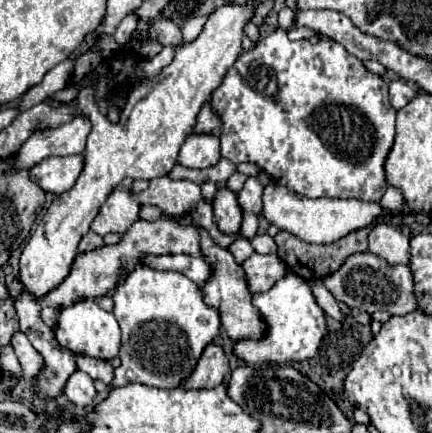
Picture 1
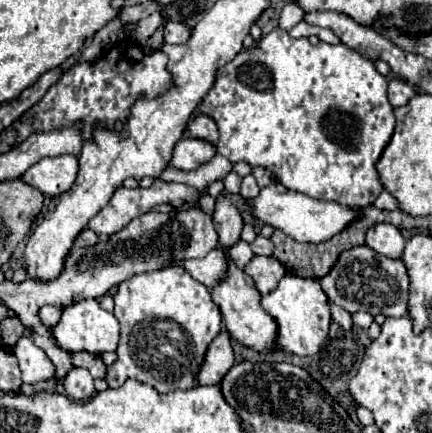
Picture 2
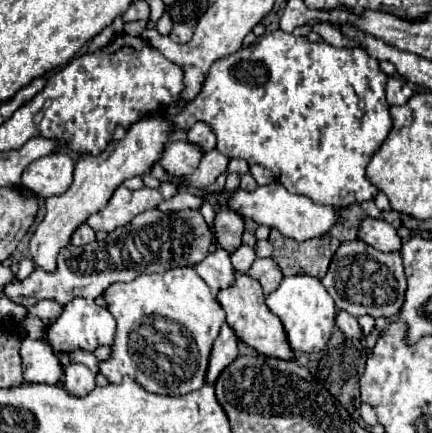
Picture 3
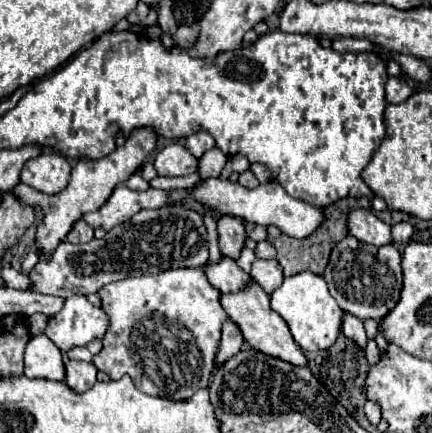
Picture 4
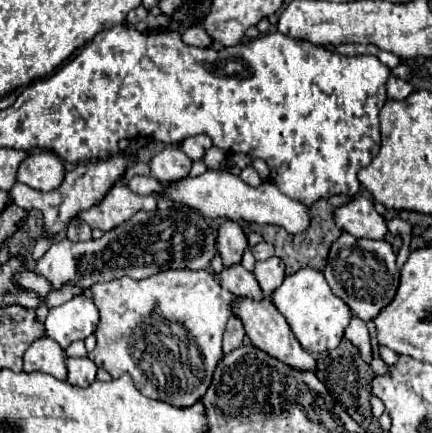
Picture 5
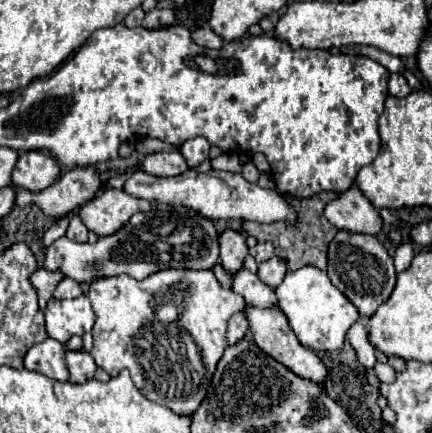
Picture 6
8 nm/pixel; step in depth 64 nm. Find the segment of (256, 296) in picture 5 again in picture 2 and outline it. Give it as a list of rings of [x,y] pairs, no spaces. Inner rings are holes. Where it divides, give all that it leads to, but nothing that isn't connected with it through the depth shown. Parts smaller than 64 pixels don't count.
[[[214,248],[206,258],[182,260],[180,266],[186,272],[190,272],[190,276],[194,276],[198,282],[206,284],[208,288],[214,288],[218,282],[222,282],[226,278],[226,268],[228,268],[226,250]]]

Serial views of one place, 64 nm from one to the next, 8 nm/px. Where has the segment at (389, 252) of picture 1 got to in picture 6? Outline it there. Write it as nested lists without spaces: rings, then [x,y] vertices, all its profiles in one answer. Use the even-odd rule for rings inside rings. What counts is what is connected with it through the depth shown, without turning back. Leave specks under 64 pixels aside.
[[[356,186],[342,192],[336,200],[330,200],[324,206],[324,216],[328,216],[338,230],[376,234],[382,228],[380,214]]]

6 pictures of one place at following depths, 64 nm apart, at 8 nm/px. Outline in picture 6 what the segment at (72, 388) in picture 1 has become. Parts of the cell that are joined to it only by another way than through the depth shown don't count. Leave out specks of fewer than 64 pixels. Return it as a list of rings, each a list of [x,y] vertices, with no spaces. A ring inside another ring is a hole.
[[[66,350],[66,366],[70,370],[70,382],[82,384],[94,378],[96,362],[86,350]]]

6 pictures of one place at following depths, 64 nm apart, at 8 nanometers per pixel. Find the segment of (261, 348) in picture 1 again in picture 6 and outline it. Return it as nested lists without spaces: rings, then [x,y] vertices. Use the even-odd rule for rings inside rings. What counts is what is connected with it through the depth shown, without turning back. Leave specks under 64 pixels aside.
[[[304,266],[296,272],[288,272],[282,288],[276,288],[278,306],[286,314],[300,344],[312,350],[336,350],[346,342],[348,328],[360,318],[358,308],[328,280],[326,270],[316,266]]]

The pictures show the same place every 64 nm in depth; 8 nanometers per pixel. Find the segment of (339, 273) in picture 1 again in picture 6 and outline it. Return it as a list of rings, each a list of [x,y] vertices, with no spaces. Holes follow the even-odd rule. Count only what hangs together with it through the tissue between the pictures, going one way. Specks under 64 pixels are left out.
[[[338,230],[328,246],[328,276],[336,288],[340,288],[364,318],[370,318],[376,308],[388,300],[396,284],[396,272],[392,256],[384,244],[370,234]]]

